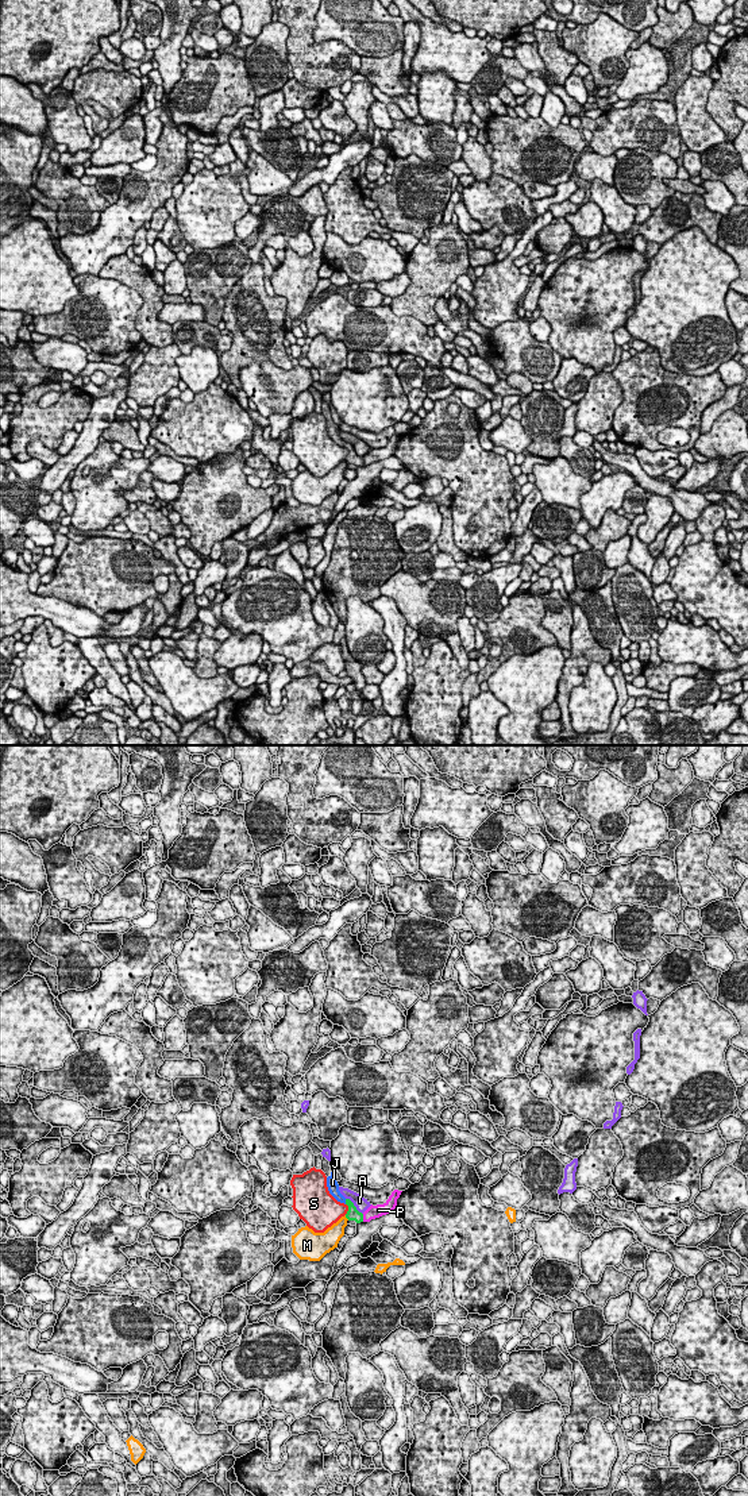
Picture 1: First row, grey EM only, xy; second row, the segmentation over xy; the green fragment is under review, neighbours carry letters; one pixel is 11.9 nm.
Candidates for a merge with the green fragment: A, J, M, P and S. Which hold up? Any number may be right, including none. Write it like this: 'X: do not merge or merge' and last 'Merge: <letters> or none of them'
A: do not merge
J: merge
M: do not merge
P: do not merge
S: do not merge
Merge: J

